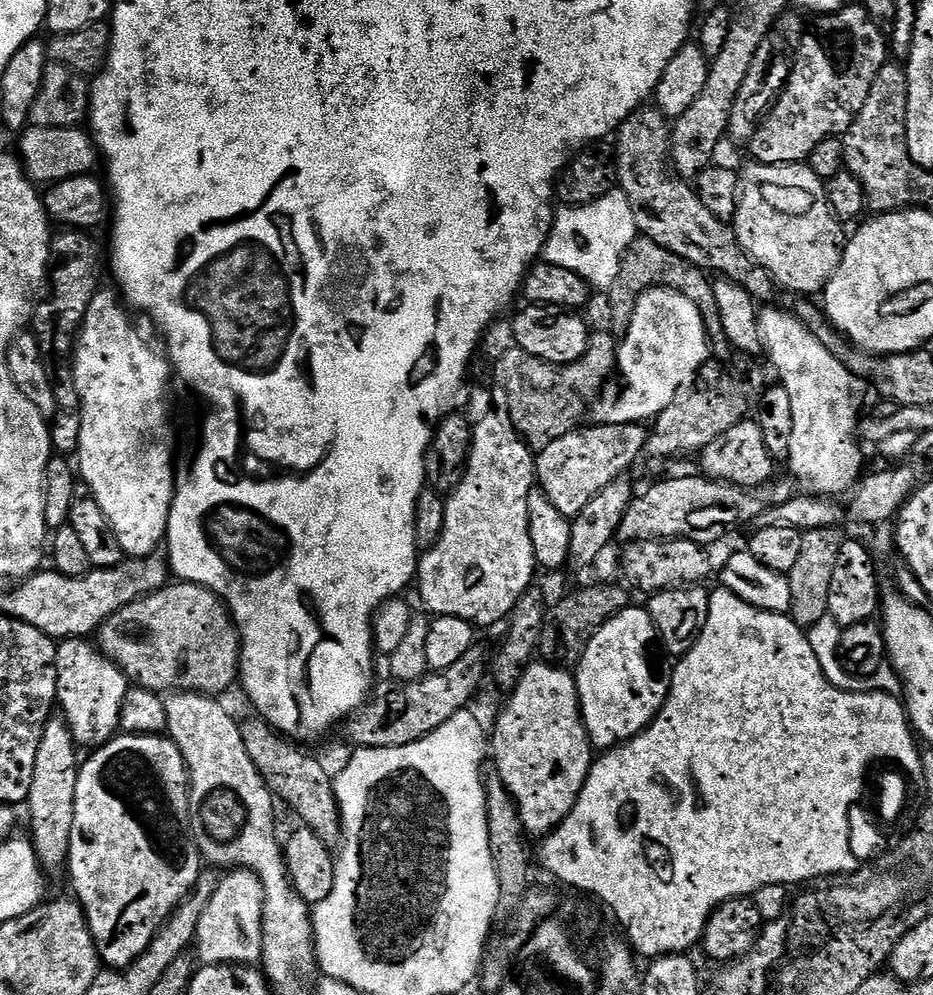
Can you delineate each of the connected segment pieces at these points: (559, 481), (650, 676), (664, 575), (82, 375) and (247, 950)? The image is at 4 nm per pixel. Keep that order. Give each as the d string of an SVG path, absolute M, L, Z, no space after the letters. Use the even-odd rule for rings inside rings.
M643 423L639 424L592 424L581 426L575 432L567 432L562 438L550 442L550 446L539 449L536 456L536 484L550 500L550 506L558 510L558 514L566 517L578 515L582 506L602 490L602 486L610 486L614 478L625 475L628 467L639 458L648 446L649 429Z
M644 606L623 608L590 638L574 675L580 712L593 749L607 750L632 740L667 702L669 681L652 669L652 643L657 640L656 627Z
M633 540L623 545L624 553L620 556L620 568L624 571L623 579L633 589L651 594L665 592L670 588L691 588L705 583L704 579L712 572L712 560L708 557L709 549L693 540Z
M101 290L90 302L86 310L84 323L78 329L78 335L74 345L72 361L72 376L74 388L80 391L82 407L82 419L80 421L80 450L78 453L78 476L81 481L88 483L87 491L102 506L102 514L110 518L110 526L114 526L114 534L118 534L118 542L122 542L122 550L125 557L150 556L157 551L156 548L165 543L168 534L168 519L172 509L172 499L176 496L178 487L178 475L172 463L176 460L176 428L172 425L172 380L174 381L174 369L163 351L155 352L146 341L140 337L138 329L132 325L129 309L122 303L121 297L115 291Z
M232 870L221 879L198 922L194 952L201 965L255 965L263 957L264 887L253 872Z

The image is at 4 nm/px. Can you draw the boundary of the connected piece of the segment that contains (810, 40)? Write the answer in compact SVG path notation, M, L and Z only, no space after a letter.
M849 6L840 8L837 12L825 12L815 17L816 25L811 25L810 30L805 31L800 49L796 55L796 61L792 63L792 73L788 79L788 85L784 91L776 97L775 104L768 109L767 114L764 115L764 121L758 126L758 130L754 134L750 151L752 151L751 159L757 164L799 164L807 161L808 155L814 150L814 146L818 146L818 142L822 142L831 136L843 137L844 133L848 131L848 127L854 122L854 118L862 110L862 106L866 106L866 98L870 94L870 86L874 86L874 74L878 74L878 70L882 70L882 66L889 59L890 44L886 39L885 33L872 21L870 14L866 14L866 10L862 6Z

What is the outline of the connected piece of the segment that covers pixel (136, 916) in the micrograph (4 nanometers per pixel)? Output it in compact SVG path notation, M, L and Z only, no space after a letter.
M117 734L106 744L101 744L91 753L89 760L80 765L78 786L74 790L74 826L70 834L70 850L66 873L72 879L75 899L84 909L88 920L88 932L96 943L96 953L108 968L128 968L152 944L152 939L160 931L165 920L172 915L175 908L187 900L188 893L200 880L202 857L196 848L196 840L192 837L192 819L190 818L190 798L188 797L188 763L182 758L178 746L167 735L130 736Z

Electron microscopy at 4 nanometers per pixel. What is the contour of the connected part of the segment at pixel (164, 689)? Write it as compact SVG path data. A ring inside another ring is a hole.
M170 582L154 594L130 602L130 606L122 606L106 618L99 636L100 651L127 674L133 685L152 692L168 694L177 688L216 698L232 683L235 685L240 674L236 621L228 605L201 584Z

